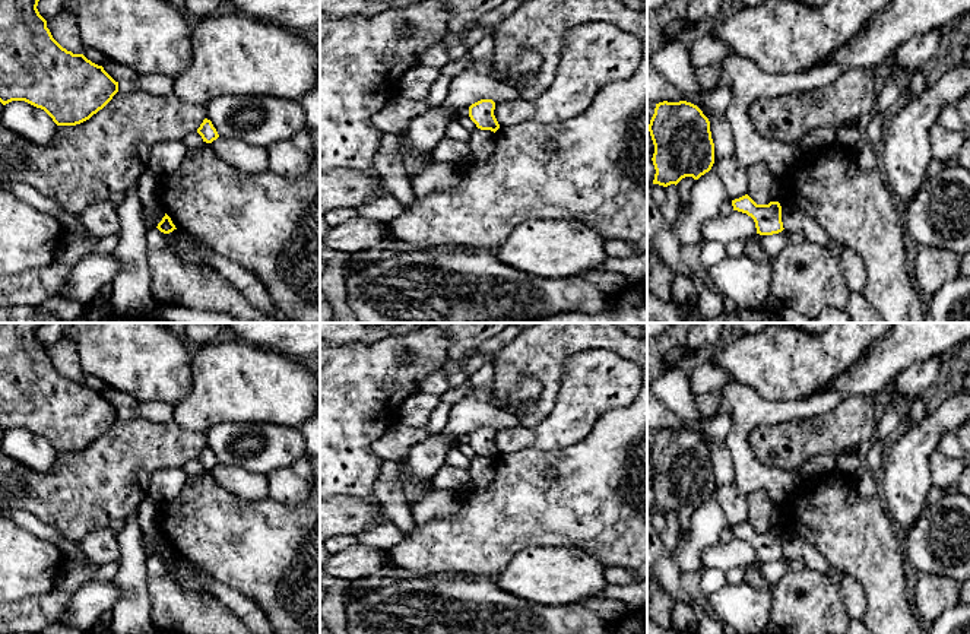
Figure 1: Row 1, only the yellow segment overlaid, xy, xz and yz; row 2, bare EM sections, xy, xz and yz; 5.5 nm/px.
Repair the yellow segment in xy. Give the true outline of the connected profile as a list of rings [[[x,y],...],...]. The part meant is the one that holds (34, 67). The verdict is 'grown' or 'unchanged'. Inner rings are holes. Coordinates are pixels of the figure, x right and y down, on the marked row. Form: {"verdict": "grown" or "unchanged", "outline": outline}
{"verdict": "unchanged", "outline": [[[0,0],[0,102],[25,101],[44,110],[57,126],[76,126],[102,110],[118,92],[102,66],[63,48],[39,15],[39,0]]]}

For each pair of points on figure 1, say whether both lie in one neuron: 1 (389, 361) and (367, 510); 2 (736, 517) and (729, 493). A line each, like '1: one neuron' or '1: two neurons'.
1: two neurons
2: one neuron

